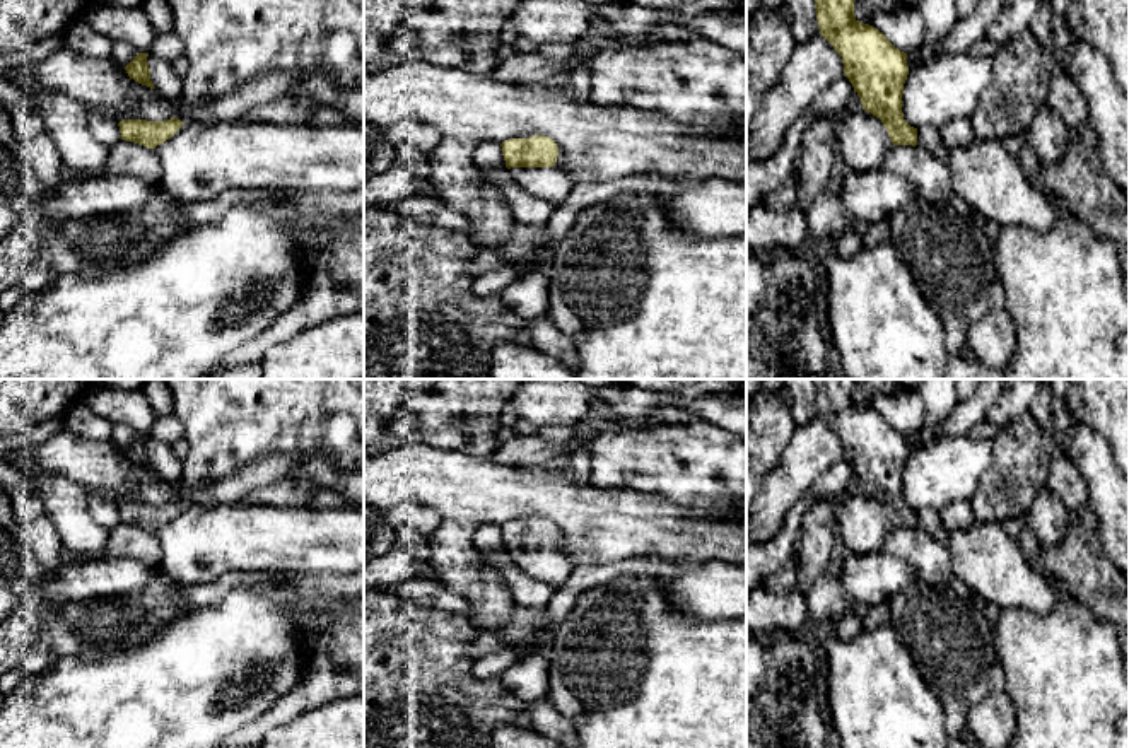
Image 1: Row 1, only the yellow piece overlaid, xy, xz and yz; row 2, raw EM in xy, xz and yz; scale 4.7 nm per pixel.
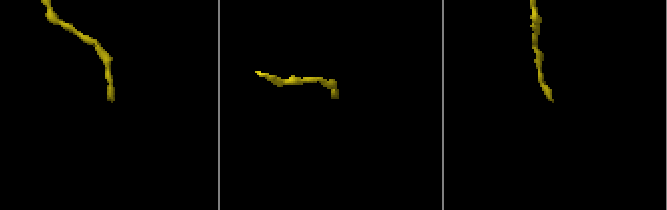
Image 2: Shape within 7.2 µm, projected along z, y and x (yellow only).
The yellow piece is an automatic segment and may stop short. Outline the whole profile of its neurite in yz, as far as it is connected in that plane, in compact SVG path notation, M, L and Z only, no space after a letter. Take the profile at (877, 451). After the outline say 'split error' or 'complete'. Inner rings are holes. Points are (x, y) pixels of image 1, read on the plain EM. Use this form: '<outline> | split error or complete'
M815 379L815 391L820 417L842 439L844 458L861 480L863 492L881 502L893 528L922 529L950 546L950 531L943 526L939 511L931 507L914 511L904 502L902 476L909 458L907 435L895 430L876 410L859 405L854 398L854 384L856 379Z | split error

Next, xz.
M509 521L500 529L506 550L519 570L553 591L567 584L574 564L555 548L559 529L553 521Z | split error

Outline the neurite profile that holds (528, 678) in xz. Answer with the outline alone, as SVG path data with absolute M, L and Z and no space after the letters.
M540 654L521 657L499 676L499 681L526 704L545 698L550 688L550 661Z

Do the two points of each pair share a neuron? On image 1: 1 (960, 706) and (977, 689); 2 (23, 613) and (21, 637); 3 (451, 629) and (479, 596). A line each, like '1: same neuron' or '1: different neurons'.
1: same neuron
2: same neuron
3: different neurons

